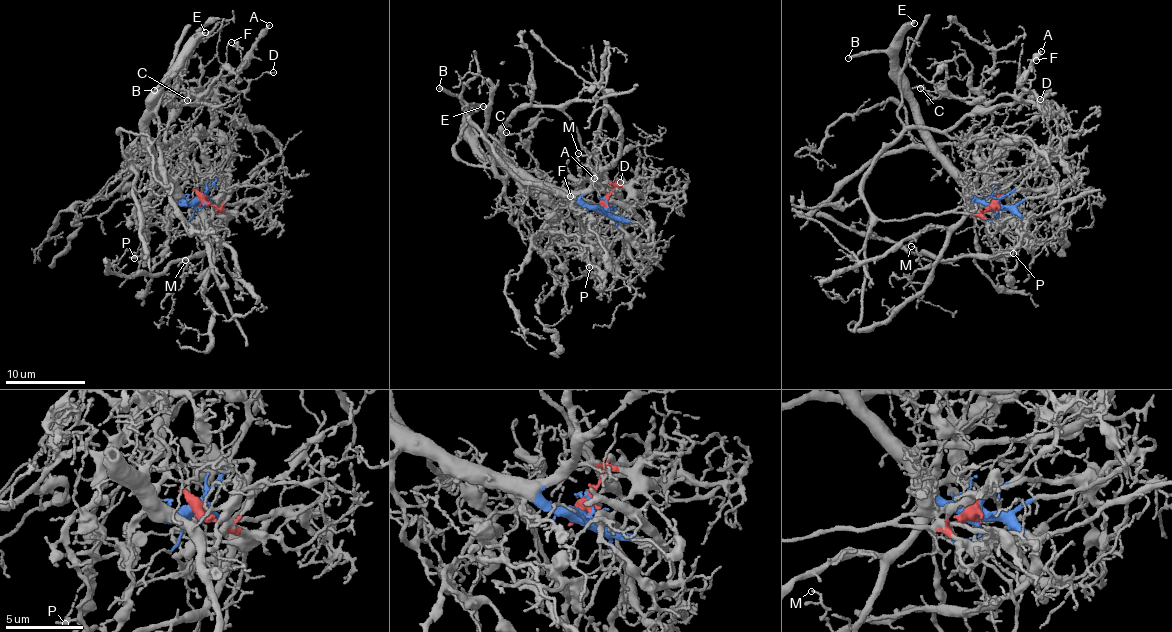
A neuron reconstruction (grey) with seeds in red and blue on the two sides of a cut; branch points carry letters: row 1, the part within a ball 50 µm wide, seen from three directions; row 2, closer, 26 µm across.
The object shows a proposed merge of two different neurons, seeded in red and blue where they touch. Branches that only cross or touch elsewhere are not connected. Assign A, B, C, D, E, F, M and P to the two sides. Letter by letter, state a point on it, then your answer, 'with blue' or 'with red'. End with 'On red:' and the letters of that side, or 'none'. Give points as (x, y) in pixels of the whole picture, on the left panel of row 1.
A: (269, 25) | with red
B: (154, 90) | with blue
C: (187, 100) | with red
D: (273, 72) | with red
E: (205, 32) | with blue
F: (231, 42) | with red
M: (185, 260) | with blue
P: (134, 258) | with red
On red: A, C, D, F, P

